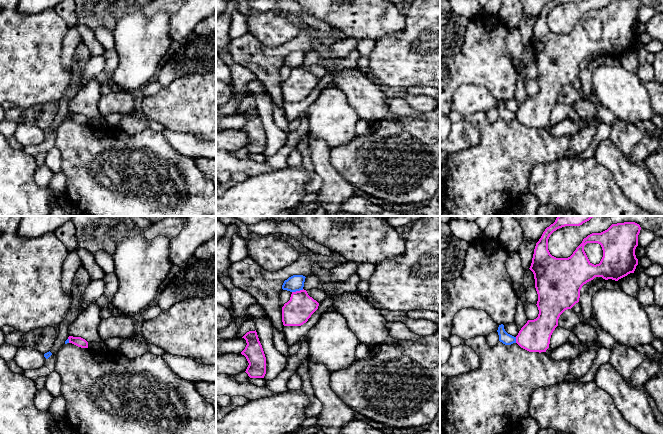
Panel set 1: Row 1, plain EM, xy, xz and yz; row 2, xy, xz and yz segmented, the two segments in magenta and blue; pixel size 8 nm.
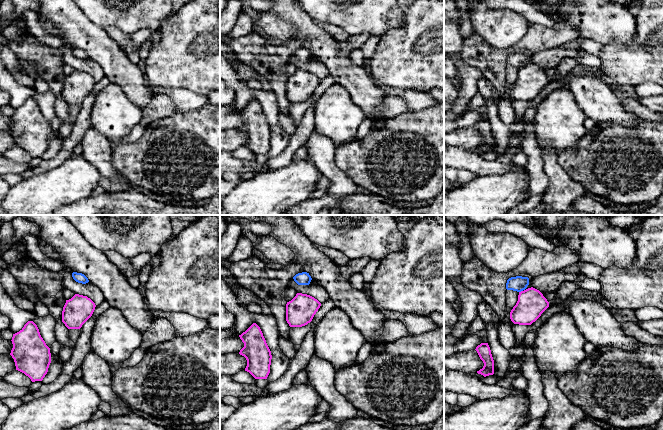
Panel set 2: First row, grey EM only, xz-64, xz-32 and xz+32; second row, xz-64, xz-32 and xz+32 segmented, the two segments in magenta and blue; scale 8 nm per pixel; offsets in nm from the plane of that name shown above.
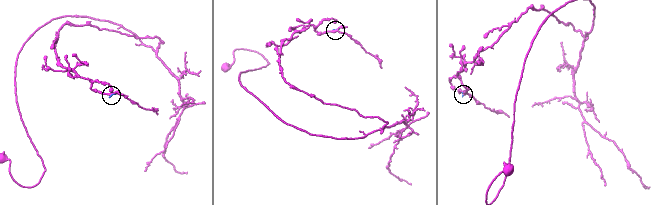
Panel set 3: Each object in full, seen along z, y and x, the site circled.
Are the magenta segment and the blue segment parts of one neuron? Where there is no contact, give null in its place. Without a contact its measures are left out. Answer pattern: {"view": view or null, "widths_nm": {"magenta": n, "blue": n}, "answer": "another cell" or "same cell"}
{"view": "xz", "widths_nm": {"magenta": 220, "blue": 130}, "answer": "another cell"}

